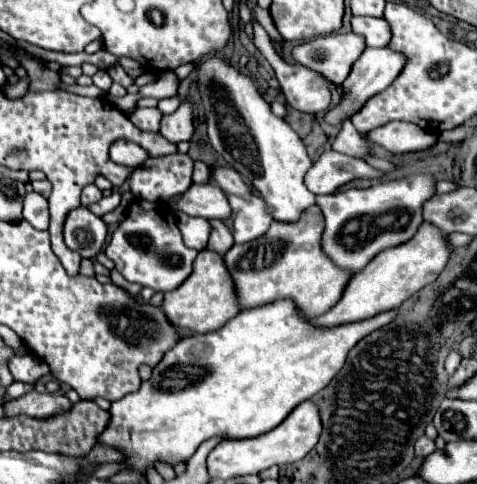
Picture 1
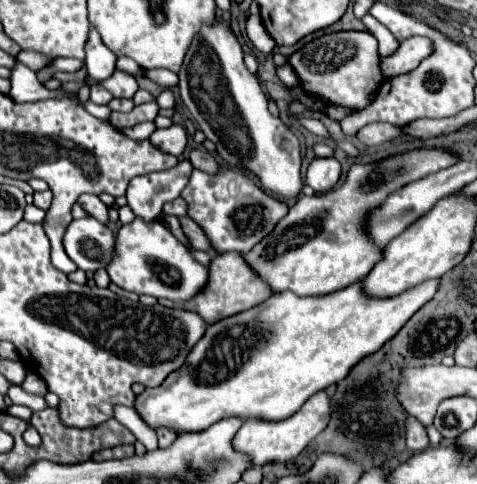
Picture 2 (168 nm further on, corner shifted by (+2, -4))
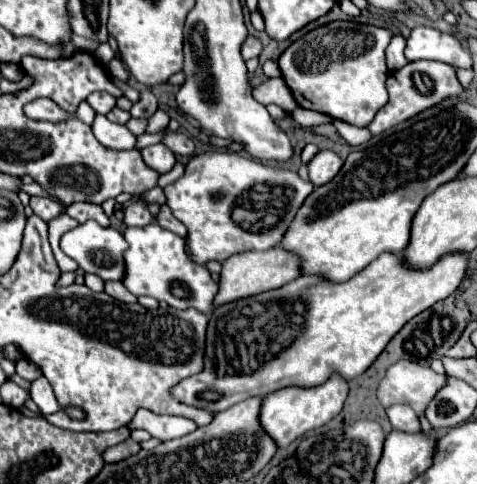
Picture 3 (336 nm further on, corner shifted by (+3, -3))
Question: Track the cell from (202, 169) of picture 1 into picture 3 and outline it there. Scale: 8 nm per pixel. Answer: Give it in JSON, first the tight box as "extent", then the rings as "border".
{"extent":[165,151,313,263],"border":[[[231,151],[191,155],[183,175],[165,189],[167,205],[187,227],[187,247],[193,263],[223,263],[235,253],[267,251],[277,247],[313,187],[295,171],[263,165]]]}

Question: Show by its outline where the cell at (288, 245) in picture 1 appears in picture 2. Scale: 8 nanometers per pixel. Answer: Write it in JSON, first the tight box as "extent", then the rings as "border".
{"extent":[242,150,456,296],"border":[[[414,150],[376,164],[354,164],[340,188],[326,194],[302,196],[274,226],[272,234],[250,252],[244,252],[242,258],[274,294],[290,290],[298,296],[326,296],[348,288],[360,282],[374,262],[382,258],[380,248],[362,230],[366,212],[382,204],[390,192],[452,164],[456,164],[456,158],[444,150]]]}

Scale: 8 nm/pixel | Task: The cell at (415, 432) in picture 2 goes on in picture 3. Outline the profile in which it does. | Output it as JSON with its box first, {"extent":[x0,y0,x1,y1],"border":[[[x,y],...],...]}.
{"extent":[387,405,421,433],"border":[[[391,405],[391,407],[387,409],[387,417],[389,417],[393,429],[405,431],[405,433],[421,431],[419,417],[417,417],[417,413],[415,413],[411,407],[405,407],[405,405]]]}

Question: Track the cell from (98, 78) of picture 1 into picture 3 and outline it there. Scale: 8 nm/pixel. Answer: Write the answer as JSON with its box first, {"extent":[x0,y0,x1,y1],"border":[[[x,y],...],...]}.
{"extent":[87,93,115,115],"border":[[[91,93],[87,97],[87,103],[91,105],[91,109],[99,115],[107,115],[113,107],[115,107],[115,97],[109,93]]]}

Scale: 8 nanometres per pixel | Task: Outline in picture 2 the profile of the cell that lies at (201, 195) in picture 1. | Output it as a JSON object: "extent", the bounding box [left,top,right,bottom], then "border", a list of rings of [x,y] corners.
{"extent":[164,198,186,218],"border":[[[176,198],[168,204],[164,204],[164,214],[170,214],[170,216],[176,216],[176,218],[182,218],[186,216],[186,200],[182,198]]]}

